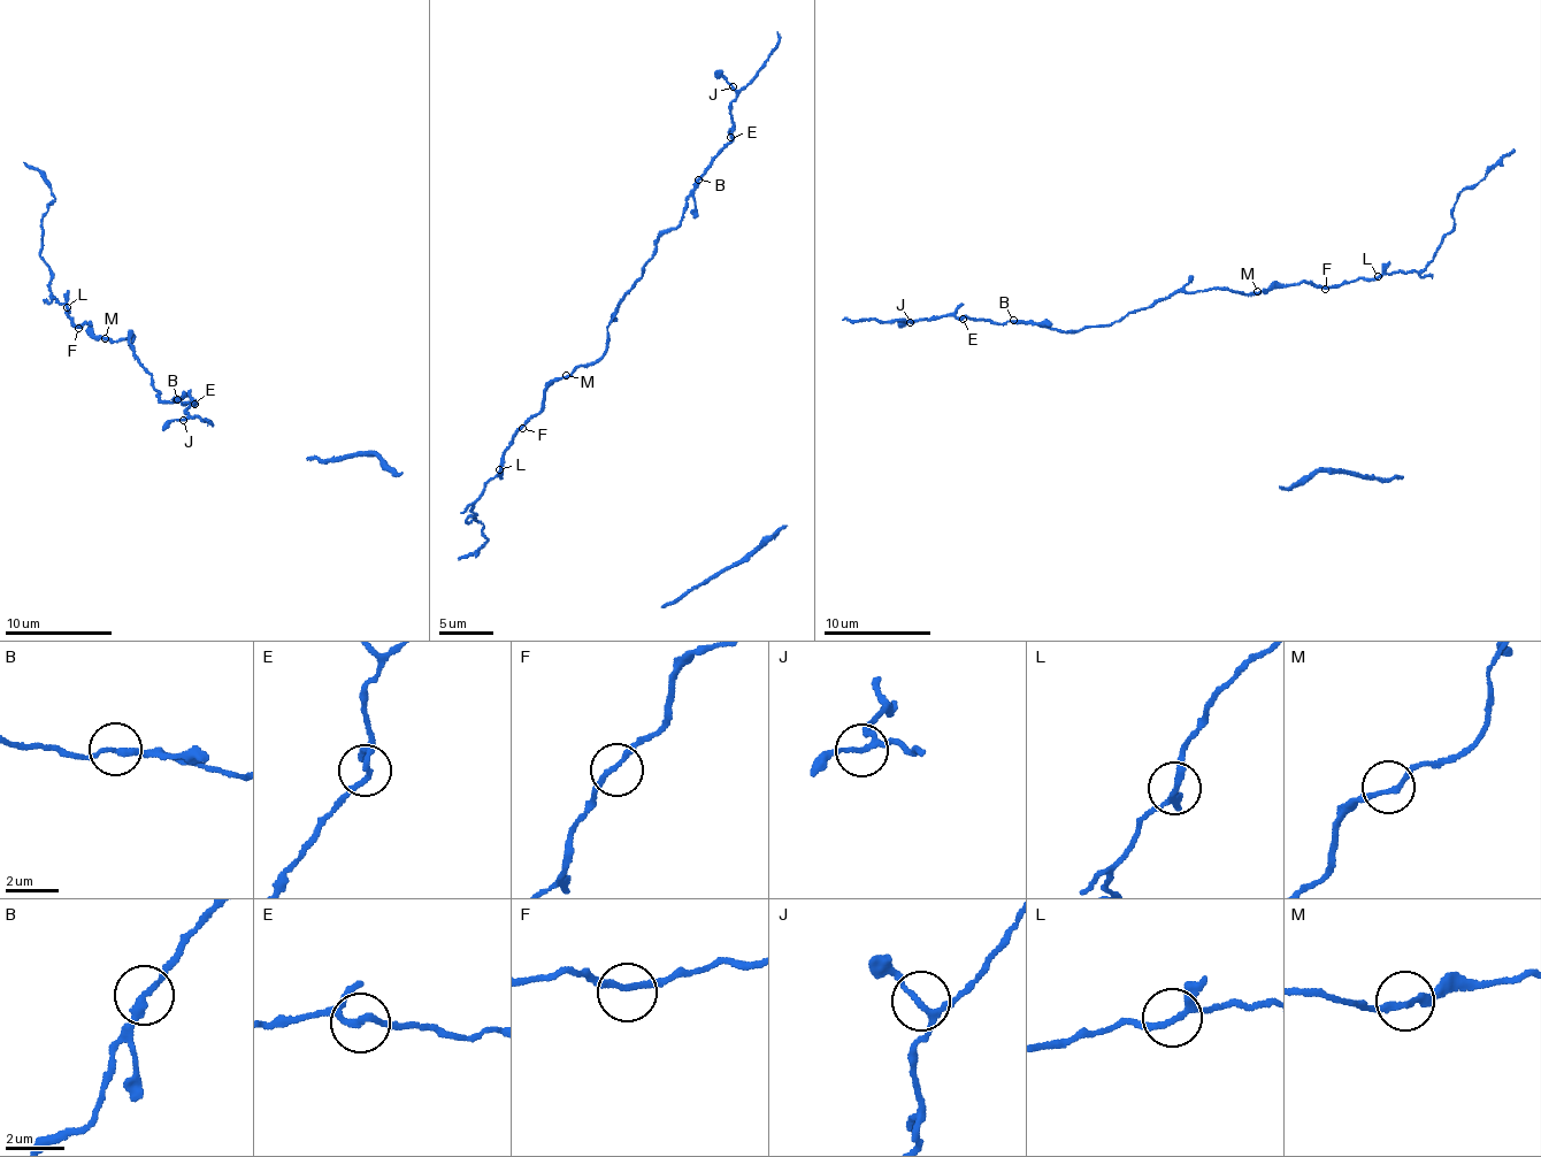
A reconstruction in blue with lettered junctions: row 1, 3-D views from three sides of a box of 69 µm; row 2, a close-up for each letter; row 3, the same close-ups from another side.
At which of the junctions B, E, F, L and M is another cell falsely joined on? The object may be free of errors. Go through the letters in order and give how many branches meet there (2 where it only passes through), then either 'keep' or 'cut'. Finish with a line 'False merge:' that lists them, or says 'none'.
B: 2 branches meet; keep
E: 3 branches meet; keep
F: 2 branches meet; keep
L: 3 branches meet; keep
M: 2 branches meet; keep
False merge: none

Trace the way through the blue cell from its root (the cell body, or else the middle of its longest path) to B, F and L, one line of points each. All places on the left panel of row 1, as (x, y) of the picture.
B: (93, 335), (122, 342), (133, 337), (128, 344), (150, 373), (155, 393), (161, 401), (177, 400)
F: (93, 335), (89, 328), (92, 326), (83, 322), (78, 328)
L: (93, 335), (89, 328), (92, 326), (71, 323), (67, 307)

